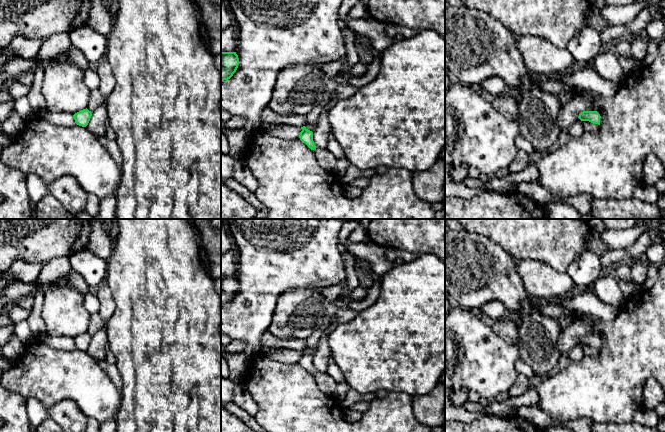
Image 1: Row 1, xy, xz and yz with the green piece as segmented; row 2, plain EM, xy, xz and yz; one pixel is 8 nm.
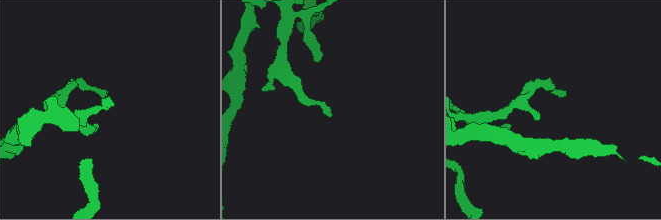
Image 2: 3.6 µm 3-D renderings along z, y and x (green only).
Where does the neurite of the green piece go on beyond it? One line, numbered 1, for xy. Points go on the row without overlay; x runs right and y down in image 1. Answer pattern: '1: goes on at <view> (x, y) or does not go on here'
1: does not go on here

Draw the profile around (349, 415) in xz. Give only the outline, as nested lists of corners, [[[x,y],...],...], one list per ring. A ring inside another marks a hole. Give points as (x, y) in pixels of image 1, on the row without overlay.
[[[342,409],[343,410],[343,417],[347,422],[355,422],[362,418],[363,412],[357,410]]]

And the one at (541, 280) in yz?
[[[519,260],[516,271],[526,291],[536,298],[560,299],[573,294],[576,289],[566,271],[559,272],[542,261]]]

